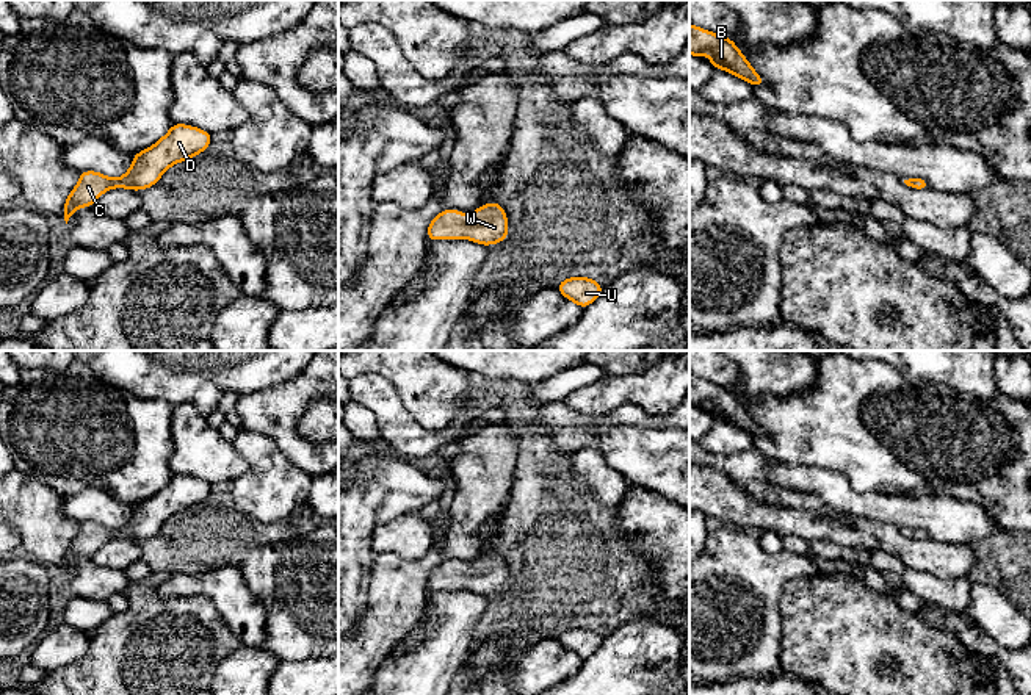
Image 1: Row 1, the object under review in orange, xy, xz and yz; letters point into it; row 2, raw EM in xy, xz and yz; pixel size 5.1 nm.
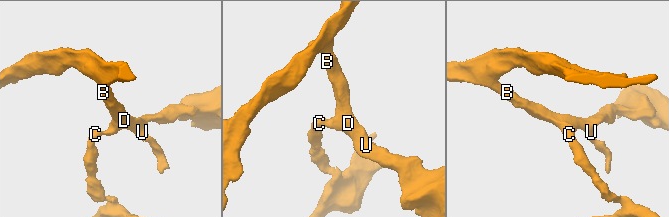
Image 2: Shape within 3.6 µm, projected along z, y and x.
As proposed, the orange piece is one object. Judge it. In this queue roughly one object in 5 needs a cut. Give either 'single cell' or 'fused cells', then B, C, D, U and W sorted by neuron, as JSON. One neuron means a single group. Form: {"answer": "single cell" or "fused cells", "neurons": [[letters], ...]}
{"answer": "single cell", "neurons": [["B", "C", "D", "U", "W"]]}

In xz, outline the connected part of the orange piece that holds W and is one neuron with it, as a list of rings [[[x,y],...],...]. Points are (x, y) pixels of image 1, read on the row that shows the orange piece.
[[[489,202],[473,213],[450,208],[436,216],[428,227],[428,239],[467,238],[489,246],[508,238],[508,218],[501,205]]]

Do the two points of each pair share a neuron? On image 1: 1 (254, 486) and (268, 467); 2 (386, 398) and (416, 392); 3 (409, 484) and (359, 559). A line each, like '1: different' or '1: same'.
1: same
2: different
3: same

